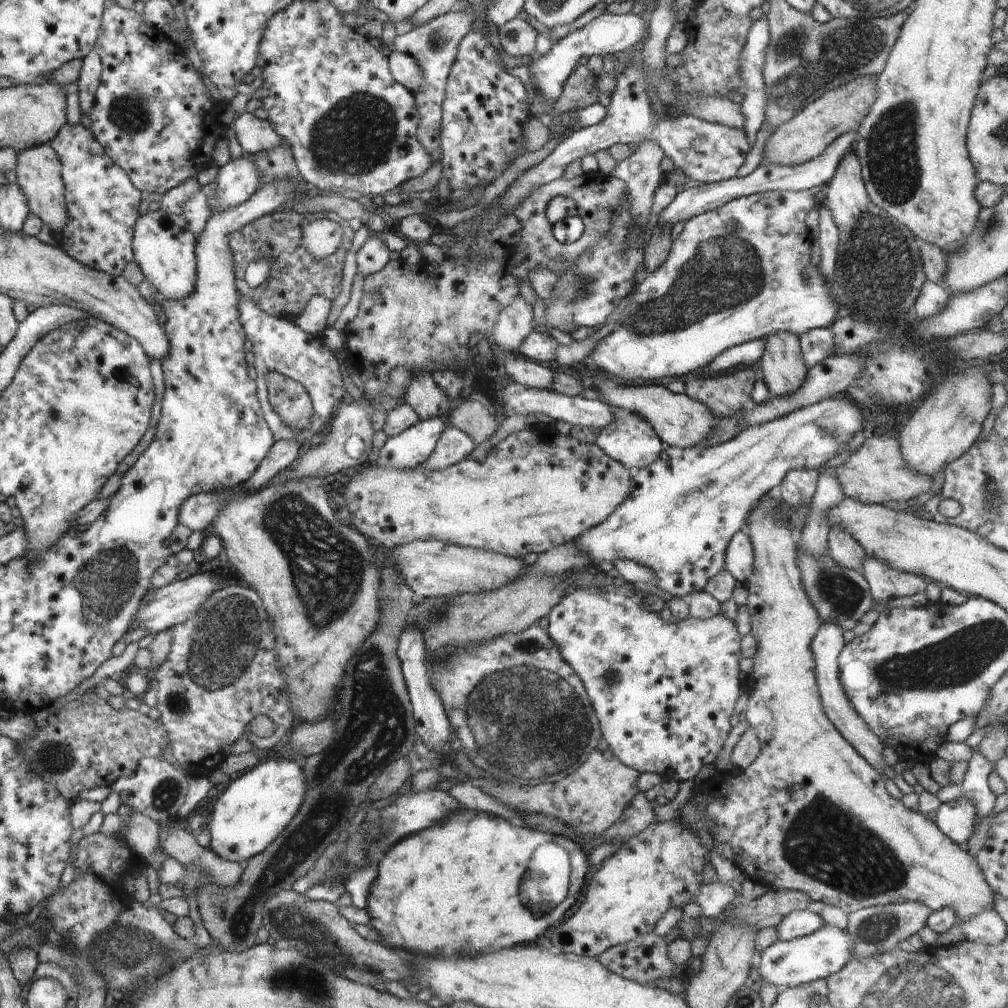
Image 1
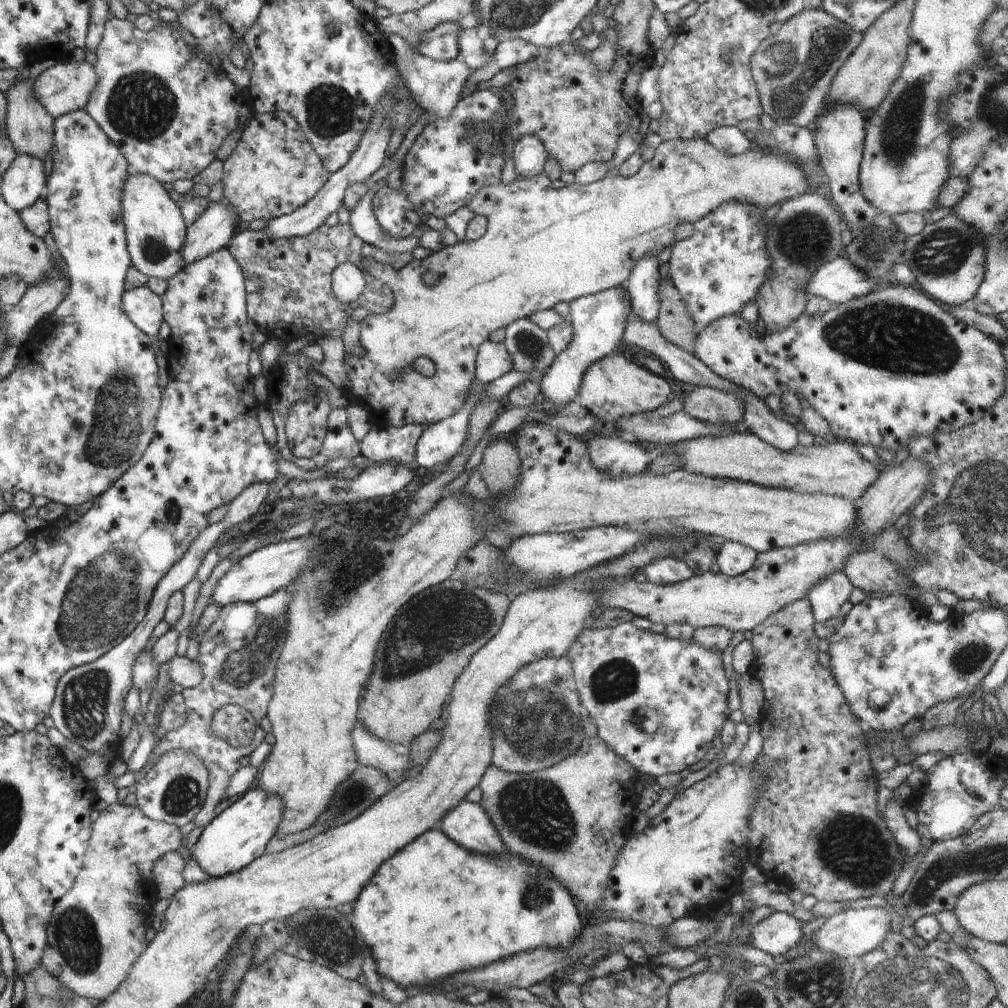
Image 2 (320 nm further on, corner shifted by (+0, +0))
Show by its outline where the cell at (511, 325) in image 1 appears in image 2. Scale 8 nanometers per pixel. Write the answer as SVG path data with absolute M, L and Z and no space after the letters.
M527 317L515 320L506 327L503 343L512 359L514 370L524 374L544 372L556 356L549 345L547 331Z

